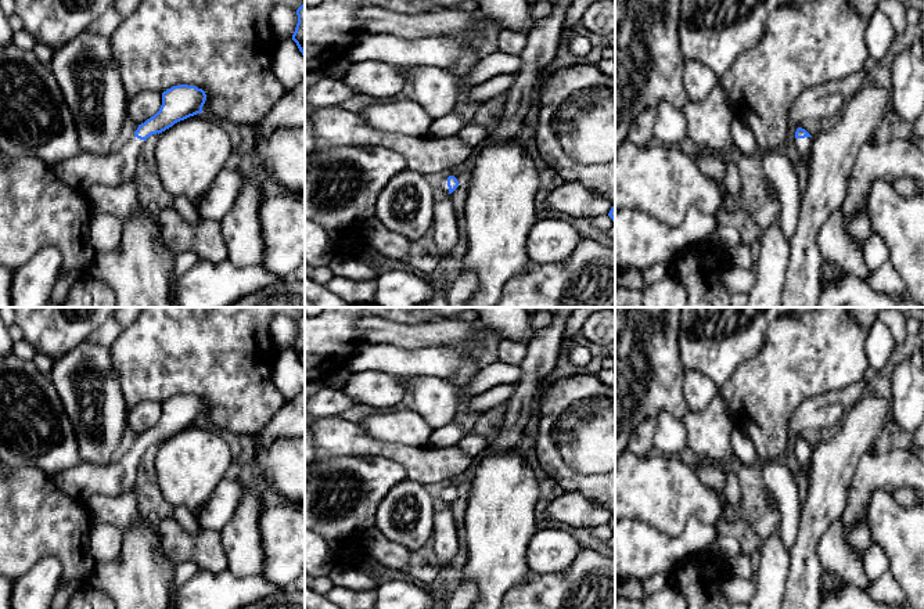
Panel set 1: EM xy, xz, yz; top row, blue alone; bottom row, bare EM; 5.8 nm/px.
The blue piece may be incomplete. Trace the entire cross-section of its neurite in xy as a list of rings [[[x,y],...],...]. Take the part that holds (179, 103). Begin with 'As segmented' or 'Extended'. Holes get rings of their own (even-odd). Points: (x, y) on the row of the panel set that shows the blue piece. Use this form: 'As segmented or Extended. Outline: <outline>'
Extended. Outline: [[[179,84],[162,93],[159,111],[139,125],[134,136],[118,152],[108,155],[80,154],[53,166],[55,176],[73,191],[87,191],[93,184],[115,187],[133,179],[137,155],[144,141],[175,123],[202,112],[206,94],[202,89]]]

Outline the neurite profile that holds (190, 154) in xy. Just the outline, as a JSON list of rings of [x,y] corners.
[[[201,112],[159,133],[157,172],[170,195],[186,197],[195,205],[224,169],[230,151],[229,134]]]

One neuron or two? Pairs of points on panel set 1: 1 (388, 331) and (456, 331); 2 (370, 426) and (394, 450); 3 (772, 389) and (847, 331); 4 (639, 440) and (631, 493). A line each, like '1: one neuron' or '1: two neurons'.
1: one neuron
2: two neurons
3: one neuron
4: two neurons

